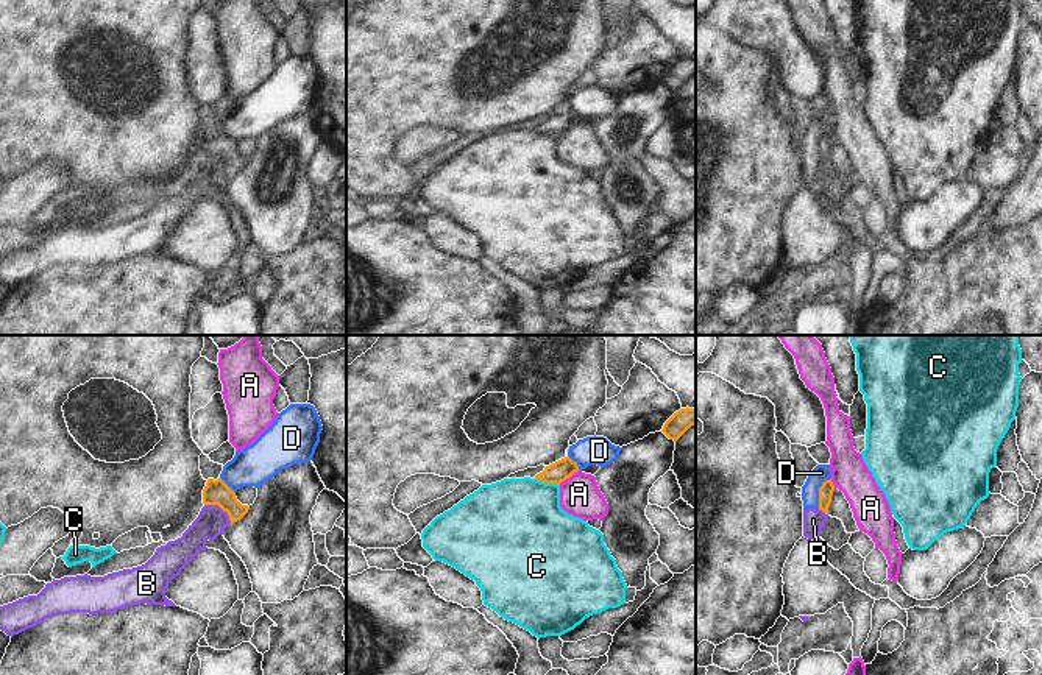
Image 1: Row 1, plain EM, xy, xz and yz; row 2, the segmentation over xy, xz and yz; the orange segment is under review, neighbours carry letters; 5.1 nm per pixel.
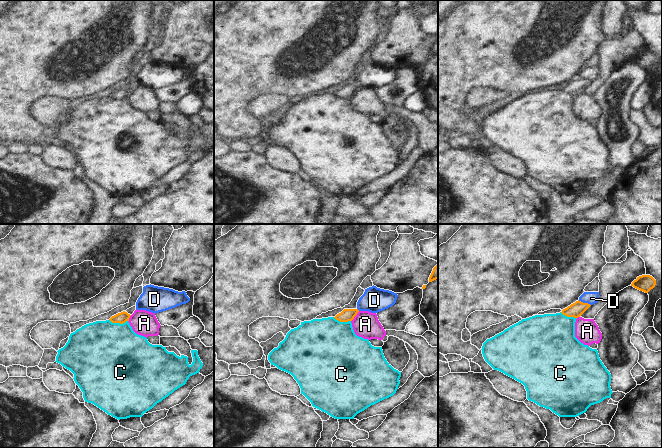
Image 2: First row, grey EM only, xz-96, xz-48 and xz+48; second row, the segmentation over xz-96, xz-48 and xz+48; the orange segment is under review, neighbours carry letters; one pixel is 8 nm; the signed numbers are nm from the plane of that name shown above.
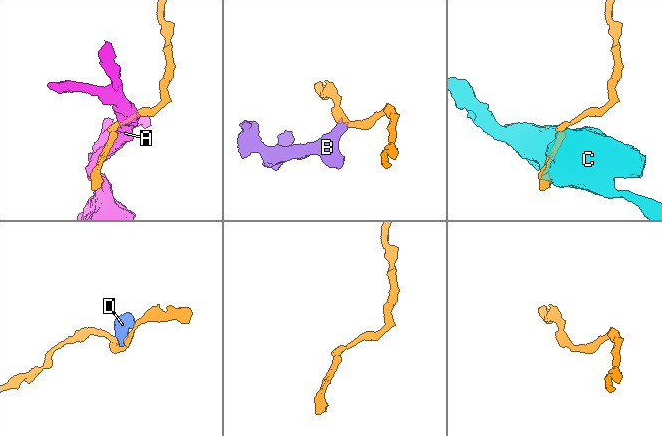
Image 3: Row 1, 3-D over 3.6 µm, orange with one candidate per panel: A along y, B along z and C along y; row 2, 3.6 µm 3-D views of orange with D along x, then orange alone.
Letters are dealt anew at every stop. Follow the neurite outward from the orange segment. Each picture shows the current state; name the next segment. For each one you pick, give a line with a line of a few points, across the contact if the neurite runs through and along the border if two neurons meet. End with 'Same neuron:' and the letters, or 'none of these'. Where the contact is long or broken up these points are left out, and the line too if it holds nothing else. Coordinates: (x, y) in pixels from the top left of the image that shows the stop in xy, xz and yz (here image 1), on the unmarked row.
Same neuron: none of these

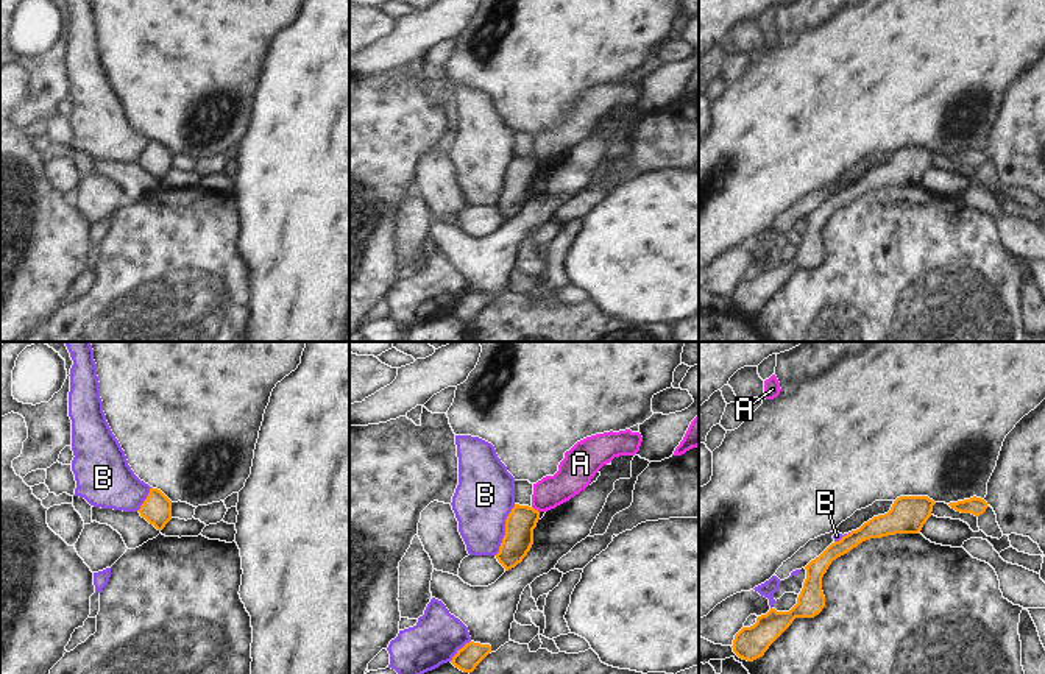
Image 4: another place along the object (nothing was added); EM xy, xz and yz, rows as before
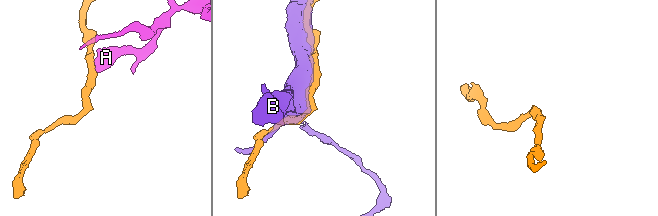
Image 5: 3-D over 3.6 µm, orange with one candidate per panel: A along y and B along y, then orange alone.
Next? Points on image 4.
Same neuron: none of these

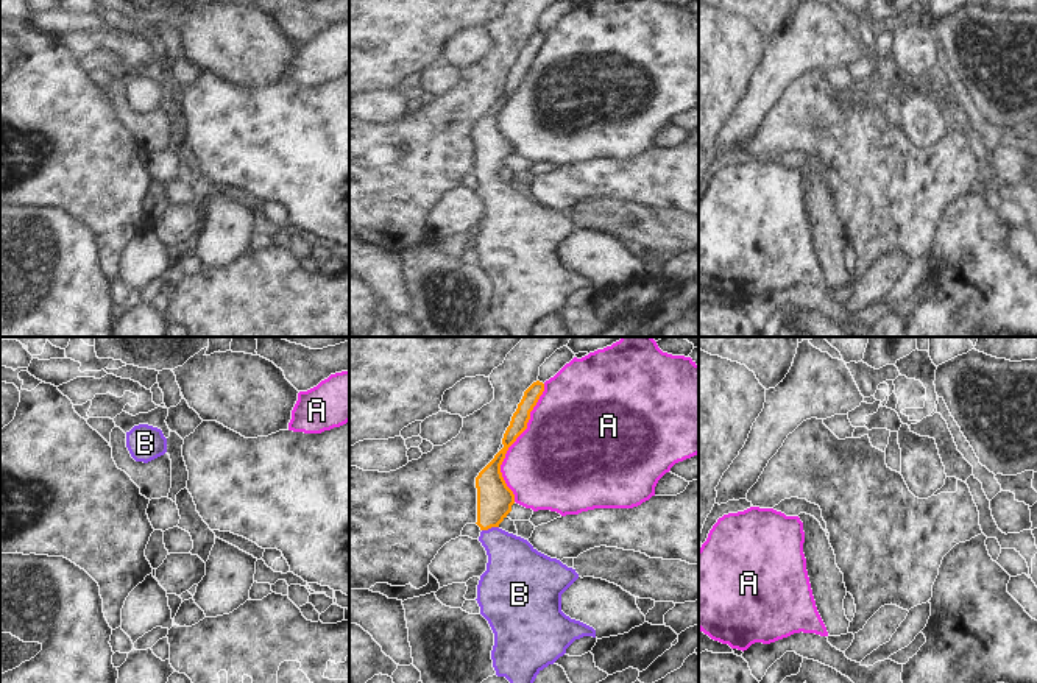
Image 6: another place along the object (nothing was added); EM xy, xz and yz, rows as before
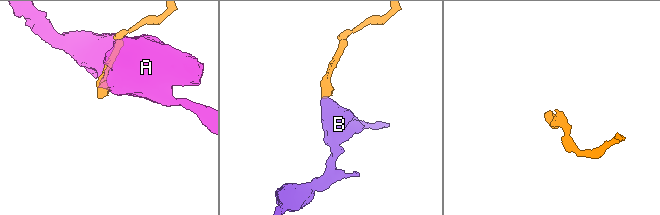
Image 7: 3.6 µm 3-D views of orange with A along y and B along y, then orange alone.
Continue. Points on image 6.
B: Line: xz (495, 150), (490, 162), (490, 178), (513, 220)
Same neuron: B

